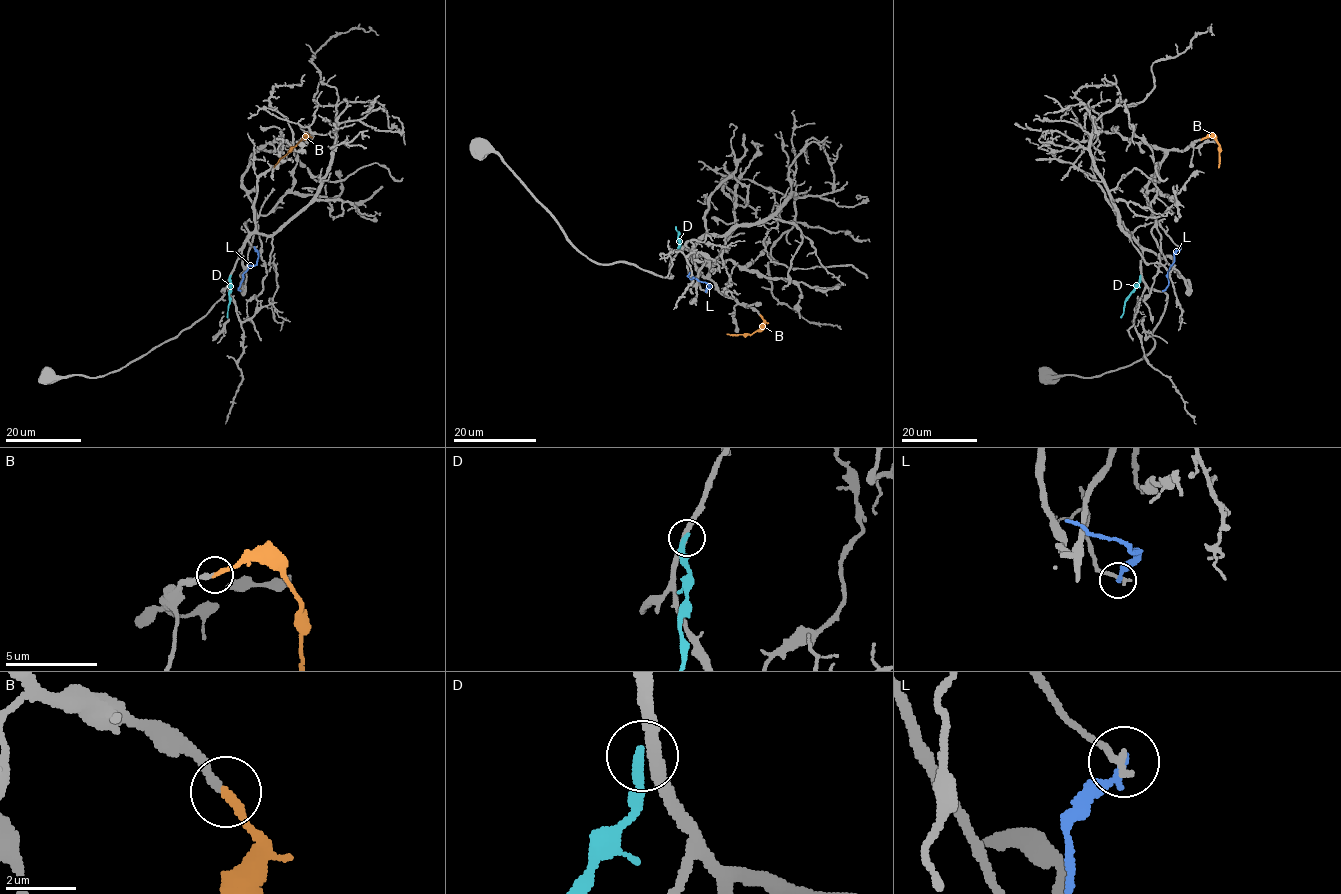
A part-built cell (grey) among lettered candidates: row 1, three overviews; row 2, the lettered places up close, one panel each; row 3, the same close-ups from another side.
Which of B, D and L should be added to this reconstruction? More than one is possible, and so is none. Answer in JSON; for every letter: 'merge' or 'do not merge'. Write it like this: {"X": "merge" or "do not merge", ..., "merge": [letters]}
{"B": "merge", "D": "do not merge", "L": "do not merge", "merge": ["B"]}

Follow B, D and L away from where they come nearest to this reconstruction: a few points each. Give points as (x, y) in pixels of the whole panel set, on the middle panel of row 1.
B: (760, 315), (764, 323), (753, 333), (727, 334)
D: (679, 248), (675, 227)
L: (705, 291), (709, 285), (690, 279), (687, 276), (690, 272)

